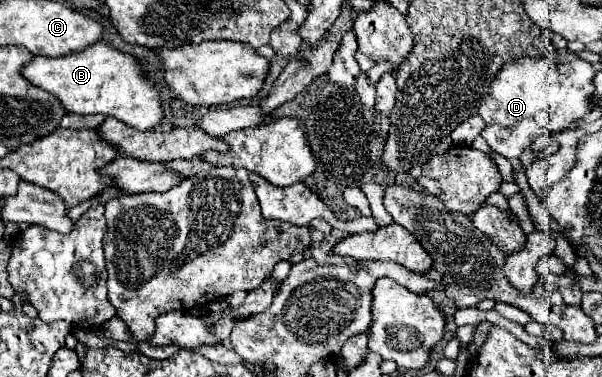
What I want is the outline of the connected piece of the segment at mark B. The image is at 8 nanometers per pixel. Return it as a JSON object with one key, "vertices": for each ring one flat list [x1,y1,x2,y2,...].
{"vertices":[[95,43,75,55,63,55,55,59,35,57,23,67,25,79,33,85,59,97,69,113,95,115,103,113,115,117,139,131,153,129,163,119,163,103,157,85,147,77,137,57,109,47,107,43]]}

